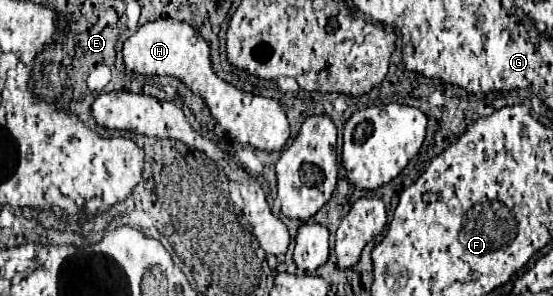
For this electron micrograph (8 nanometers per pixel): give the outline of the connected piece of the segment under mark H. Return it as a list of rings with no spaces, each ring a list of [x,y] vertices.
[[[173,19],[145,23],[123,45],[125,67],[141,75],[171,75],[181,79],[193,93],[205,99],[217,123],[239,143],[249,143],[263,151],[281,151],[289,139],[289,121],[277,99],[249,95],[223,81],[211,63],[209,43],[189,25]]]

